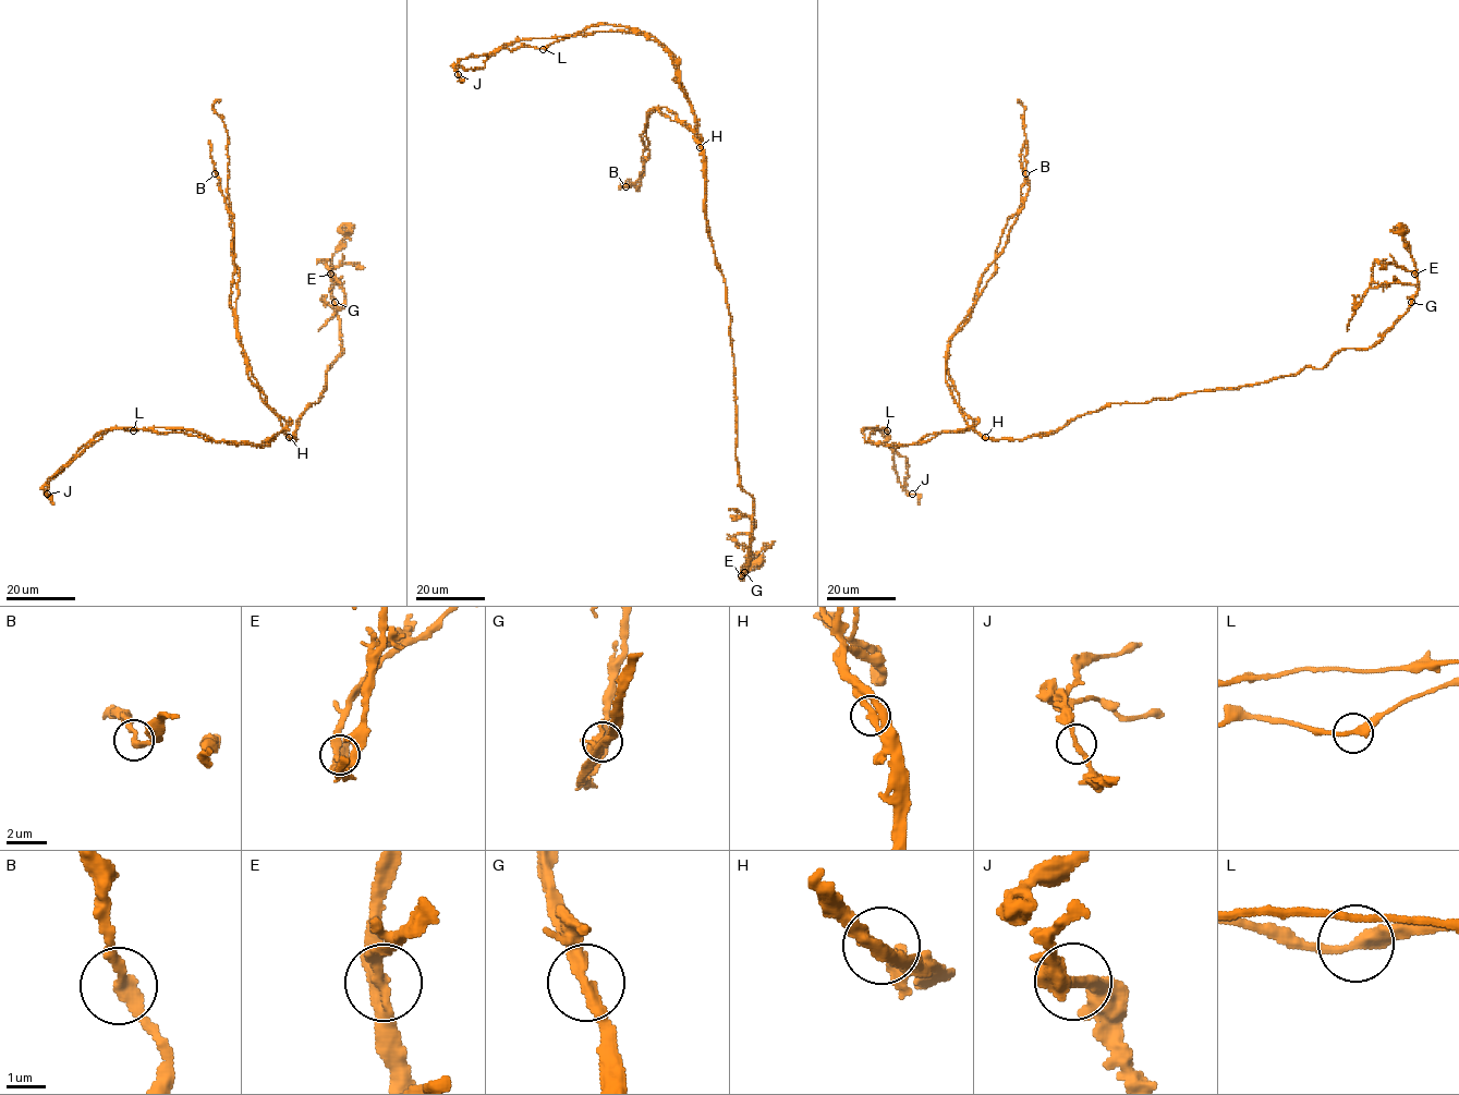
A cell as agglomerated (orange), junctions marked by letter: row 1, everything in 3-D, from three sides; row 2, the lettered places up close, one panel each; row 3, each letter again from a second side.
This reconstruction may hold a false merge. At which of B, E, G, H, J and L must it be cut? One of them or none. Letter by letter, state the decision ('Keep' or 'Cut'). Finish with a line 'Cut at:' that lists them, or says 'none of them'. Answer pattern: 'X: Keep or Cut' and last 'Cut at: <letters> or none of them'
B: Keep
E: Keep
G: Keep
H: Cut
J: Keep
L: Keep
Cut at: H

